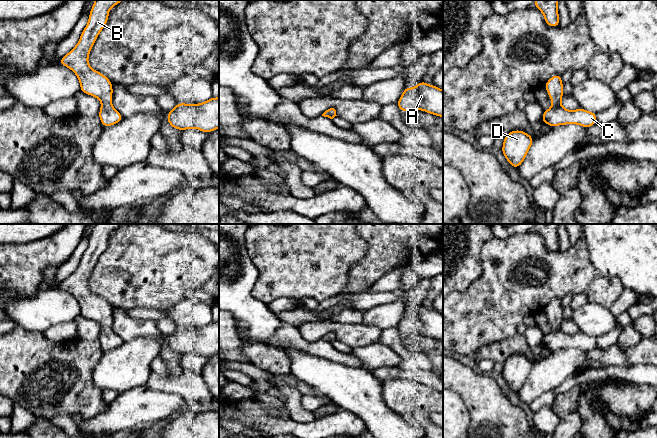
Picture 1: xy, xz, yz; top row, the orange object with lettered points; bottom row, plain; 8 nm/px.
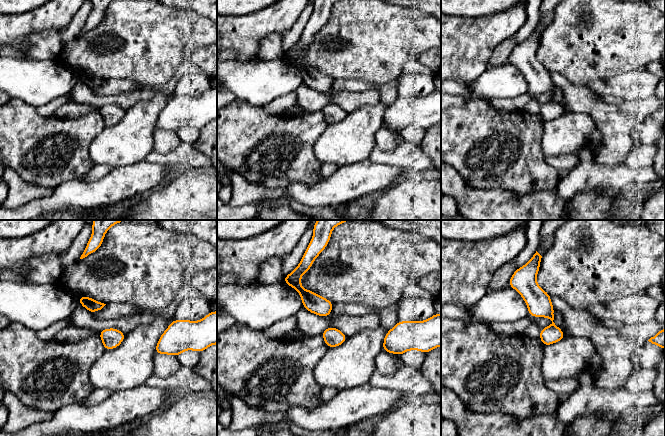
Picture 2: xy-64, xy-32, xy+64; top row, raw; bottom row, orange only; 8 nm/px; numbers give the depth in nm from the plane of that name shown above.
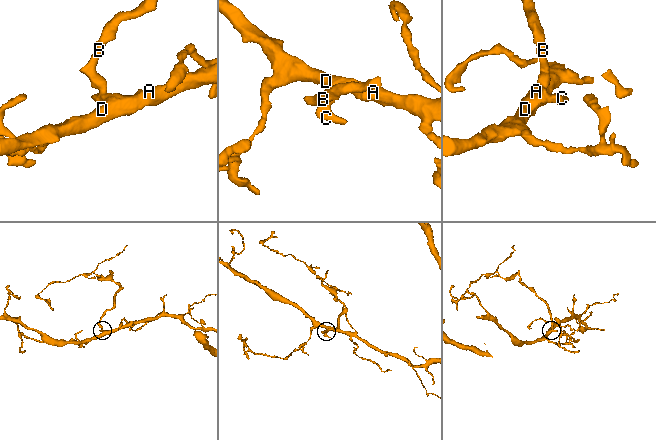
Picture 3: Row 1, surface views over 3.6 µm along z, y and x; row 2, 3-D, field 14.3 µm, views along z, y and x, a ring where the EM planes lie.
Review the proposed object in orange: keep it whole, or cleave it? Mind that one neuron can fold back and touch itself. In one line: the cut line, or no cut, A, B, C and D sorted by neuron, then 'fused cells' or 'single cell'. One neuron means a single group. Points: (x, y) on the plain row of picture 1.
no cut | A B C D | single cell

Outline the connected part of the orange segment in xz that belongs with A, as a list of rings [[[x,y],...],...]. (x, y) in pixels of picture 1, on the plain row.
[[[422,304],[413,313],[406,309],[396,328],[401,336],[423,334],[443,341],[443,314]]]

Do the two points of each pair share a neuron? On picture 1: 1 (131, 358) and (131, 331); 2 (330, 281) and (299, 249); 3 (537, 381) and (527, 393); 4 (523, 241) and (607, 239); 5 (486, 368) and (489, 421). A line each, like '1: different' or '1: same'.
1: different
2: same
3: same
4: different
5: different

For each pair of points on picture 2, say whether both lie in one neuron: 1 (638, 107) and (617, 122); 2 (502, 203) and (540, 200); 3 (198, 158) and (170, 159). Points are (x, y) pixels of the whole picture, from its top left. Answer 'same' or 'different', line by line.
1: same
2: same
3: same

